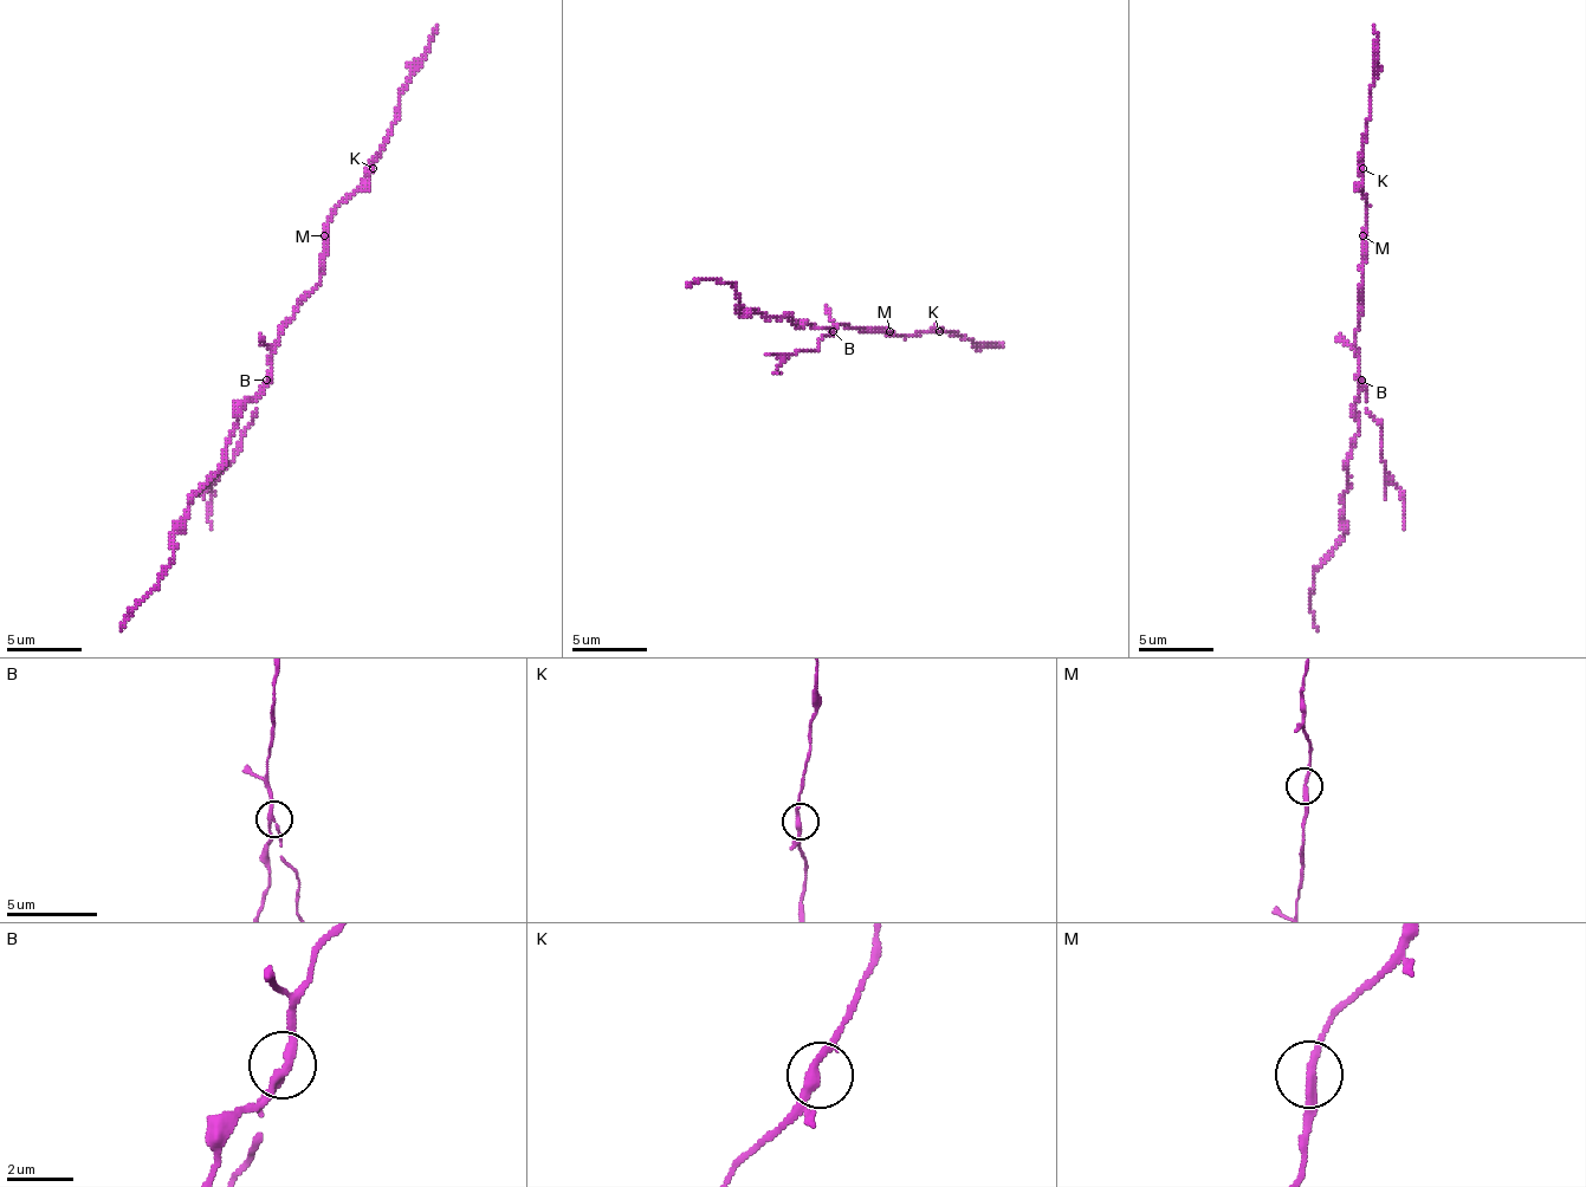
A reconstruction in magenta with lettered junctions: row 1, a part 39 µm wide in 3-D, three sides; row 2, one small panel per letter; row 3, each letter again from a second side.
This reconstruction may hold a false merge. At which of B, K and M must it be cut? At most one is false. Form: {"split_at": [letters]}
{"split_at": ["B"]}

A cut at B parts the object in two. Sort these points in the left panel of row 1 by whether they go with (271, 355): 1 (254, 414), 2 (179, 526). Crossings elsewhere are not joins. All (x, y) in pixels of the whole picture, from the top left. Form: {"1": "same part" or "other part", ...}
{"1": "other part", "2": "same part"}

